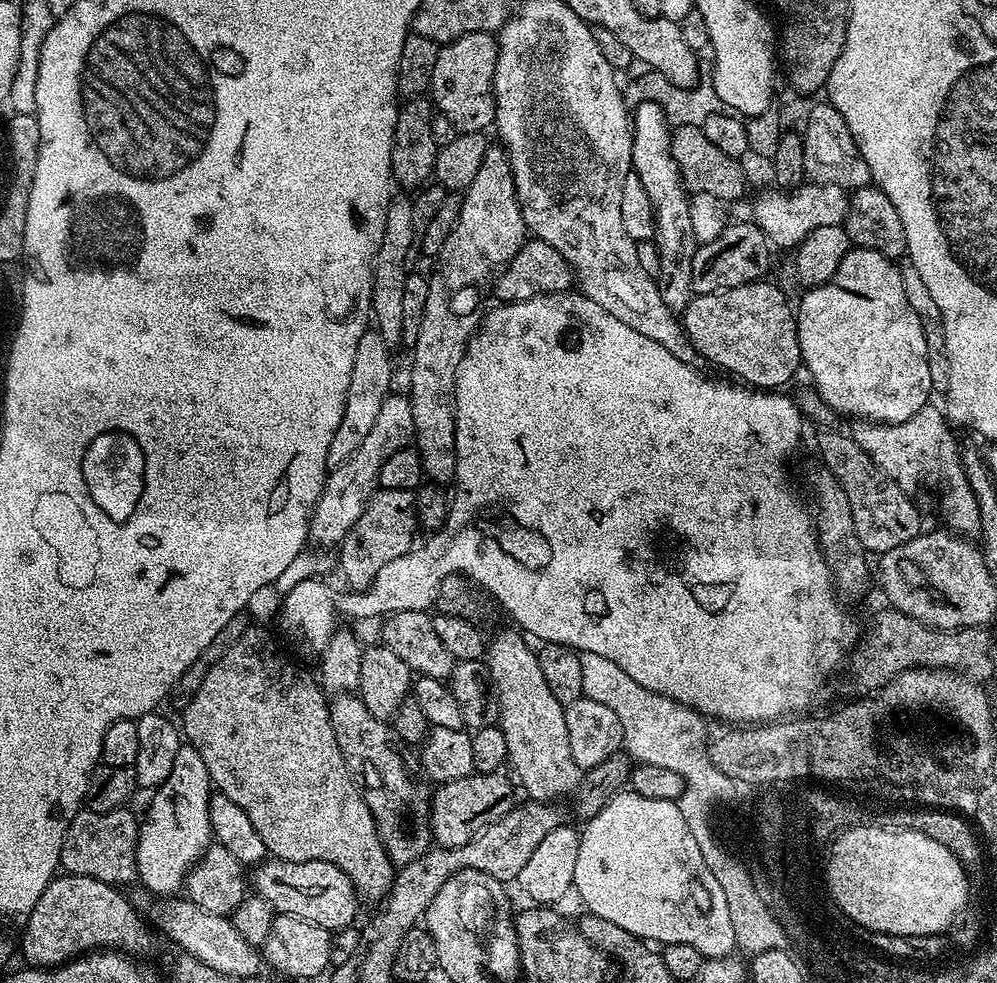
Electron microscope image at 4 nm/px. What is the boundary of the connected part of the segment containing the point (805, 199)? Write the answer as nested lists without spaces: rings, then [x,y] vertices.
[[[805,182],[799,188],[781,190],[775,186],[759,193],[756,200],[756,227],[764,232],[769,245],[780,248],[795,249],[802,243],[810,230],[818,230],[818,226],[834,226],[843,224],[848,213],[849,193],[837,184],[813,184]]]

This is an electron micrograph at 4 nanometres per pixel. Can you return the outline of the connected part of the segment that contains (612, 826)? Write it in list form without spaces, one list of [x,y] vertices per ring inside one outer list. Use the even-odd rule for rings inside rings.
[[[631,790],[621,791],[612,796],[608,804],[592,819],[589,819],[582,828],[580,838],[580,849],[578,858],[574,866],[574,892],[584,899],[584,904],[589,913],[594,916],[606,918],[608,922],[614,922],[616,926],[622,926],[624,930],[632,936],[643,938],[645,941],[660,940],[661,945],[666,944],[689,944],[694,946],[704,958],[724,958],[728,952],[737,947],[734,934],[734,927],[730,922],[730,911],[726,902],[726,894],[723,893],[722,886],[719,885],[717,876],[708,870],[704,865],[702,850],[699,849],[698,842],[695,841],[694,834],[690,832],[686,824],[686,818],[680,812],[679,803],[670,800],[655,800],[654,798],[644,798]]]

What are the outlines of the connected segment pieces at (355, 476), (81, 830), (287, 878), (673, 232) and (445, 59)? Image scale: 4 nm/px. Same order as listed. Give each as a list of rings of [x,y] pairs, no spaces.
[[[389,394],[378,409],[378,419],[374,421],[370,434],[366,434],[362,446],[354,450],[347,464],[331,469],[327,473],[324,488],[320,491],[320,497],[312,509],[308,522],[308,535],[313,541],[332,546],[339,545],[350,530],[350,526],[358,522],[362,510],[372,499],[372,493],[377,491],[382,462],[386,462],[390,454],[409,447],[415,434],[411,399],[407,395]]]
[[[127,807],[93,812],[81,810],[70,822],[62,838],[60,868],[69,876],[89,876],[113,886],[125,886],[137,879],[136,844],[140,825],[138,816]]]
[[[275,858],[265,859],[255,865],[250,884],[255,895],[267,902],[277,913],[297,916],[329,930],[347,928],[356,916],[358,893],[350,878],[338,866],[325,860],[290,862]]]
[[[659,103],[637,104],[630,120],[632,129],[632,172],[642,184],[642,190],[652,203],[656,218],[654,243],[660,259],[658,283],[662,302],[675,314],[683,313],[692,301],[692,259],[697,250],[696,239],[690,226],[688,210],[689,193],[680,182],[680,170],[672,157],[672,138],[666,121],[666,113]]]
[[[481,34],[463,36],[454,42],[443,45],[438,54],[438,62],[434,62],[434,78],[430,89],[430,99],[435,111],[450,120],[457,133],[484,132],[493,127],[496,118],[496,103],[492,97],[492,79],[496,65],[498,40],[495,35]]]

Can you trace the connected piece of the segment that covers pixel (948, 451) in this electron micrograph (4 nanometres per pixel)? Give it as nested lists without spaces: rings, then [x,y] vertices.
[[[925,406],[922,410],[918,410],[918,414],[906,418],[906,422],[898,422],[897,424],[861,423],[861,428],[854,432],[854,439],[862,450],[868,452],[877,466],[890,478],[894,478],[897,484],[905,490],[912,490],[915,484],[924,484],[927,480],[944,480],[944,493],[940,496],[940,512],[949,525],[944,524],[953,533],[964,538],[972,538],[980,531],[980,503],[976,501],[974,490],[969,486],[968,476],[964,472],[961,445],[952,437],[952,432],[948,429],[943,414],[932,407]]]

